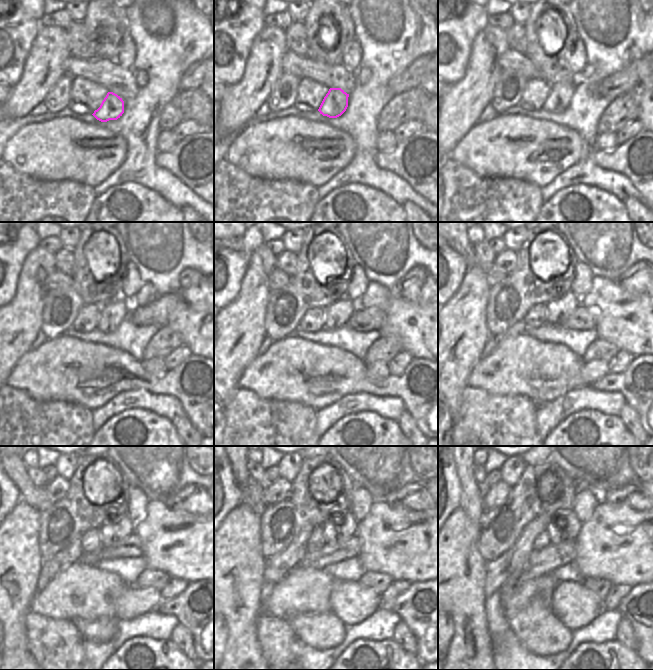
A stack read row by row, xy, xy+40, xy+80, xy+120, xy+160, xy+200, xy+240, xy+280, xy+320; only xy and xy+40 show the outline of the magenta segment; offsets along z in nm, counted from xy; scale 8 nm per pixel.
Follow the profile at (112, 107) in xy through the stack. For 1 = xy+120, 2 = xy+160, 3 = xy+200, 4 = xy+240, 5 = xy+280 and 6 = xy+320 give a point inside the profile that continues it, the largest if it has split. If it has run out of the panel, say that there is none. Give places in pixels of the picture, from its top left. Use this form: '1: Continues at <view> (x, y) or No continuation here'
1: Continues at xy+120 (111, 314)
2: Continues at xy+160 (337, 314)
3: Continues at xy+200 (558, 310)
4: Continues at xy+240 (120, 528)
5: Continues at xy+280 (346, 525)
6: Continues at xy+320 (563, 527).

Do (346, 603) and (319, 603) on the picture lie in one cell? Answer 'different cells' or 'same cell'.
different cells

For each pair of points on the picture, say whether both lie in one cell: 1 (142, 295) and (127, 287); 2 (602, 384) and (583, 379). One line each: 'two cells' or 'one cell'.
1: two cells
2: two cells

